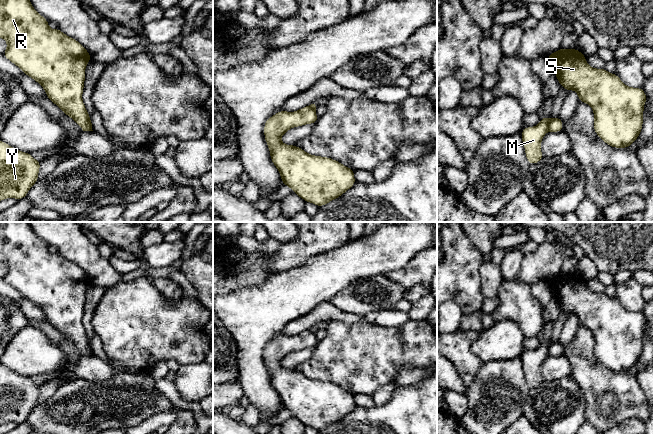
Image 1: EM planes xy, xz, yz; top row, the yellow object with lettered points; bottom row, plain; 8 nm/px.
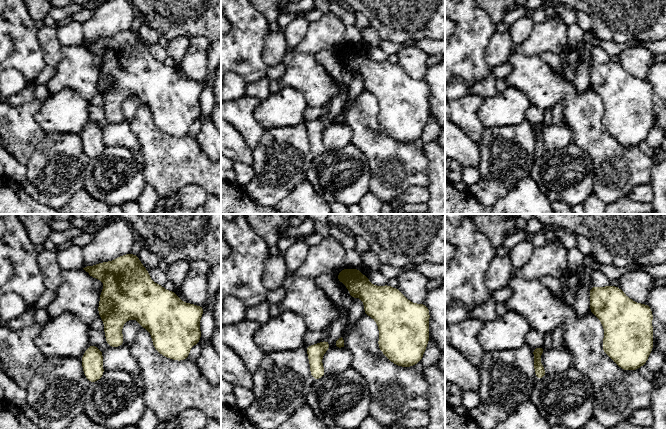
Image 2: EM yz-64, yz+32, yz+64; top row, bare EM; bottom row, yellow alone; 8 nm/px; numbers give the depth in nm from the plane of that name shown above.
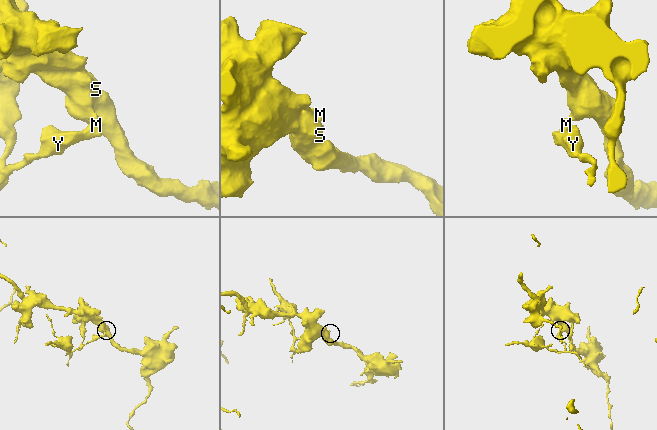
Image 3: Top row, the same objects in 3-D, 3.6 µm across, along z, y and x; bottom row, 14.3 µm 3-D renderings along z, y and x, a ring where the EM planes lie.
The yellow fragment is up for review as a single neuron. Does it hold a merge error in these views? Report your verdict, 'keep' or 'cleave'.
cleave

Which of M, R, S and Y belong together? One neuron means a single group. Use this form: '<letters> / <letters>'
M Y / R S

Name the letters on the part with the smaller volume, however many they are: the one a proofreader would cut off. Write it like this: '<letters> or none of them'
M, Y

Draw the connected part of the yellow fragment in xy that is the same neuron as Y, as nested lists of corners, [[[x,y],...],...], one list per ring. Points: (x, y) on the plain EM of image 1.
[[[0,364],[0,425],[7,422],[21,424],[38,405],[41,385],[35,384],[30,377],[21,376]]]

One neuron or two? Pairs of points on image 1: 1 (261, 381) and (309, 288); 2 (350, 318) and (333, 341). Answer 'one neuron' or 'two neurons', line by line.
1: one neuron
2: two neurons

